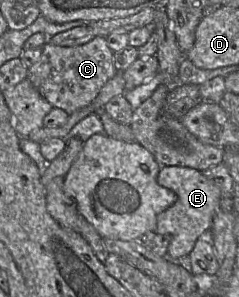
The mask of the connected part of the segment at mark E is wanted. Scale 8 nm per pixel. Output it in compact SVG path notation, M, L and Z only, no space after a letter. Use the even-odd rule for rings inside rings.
M161 166L157 183L177 195L176 202L157 215L155 234L170 234L172 240L167 255L171 260L188 256L204 232L211 232L213 218L220 209L221 191L200 170L182 166Z

